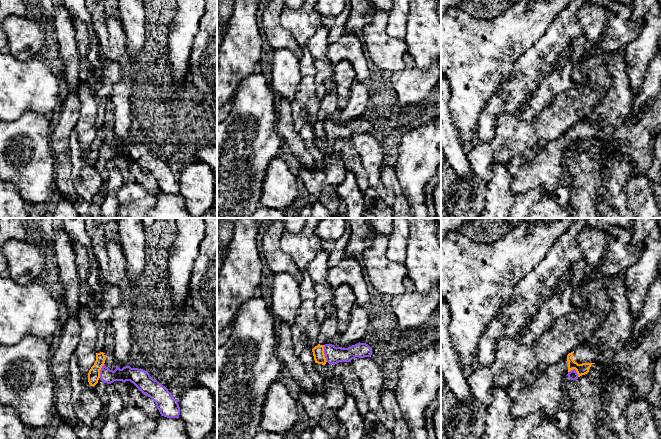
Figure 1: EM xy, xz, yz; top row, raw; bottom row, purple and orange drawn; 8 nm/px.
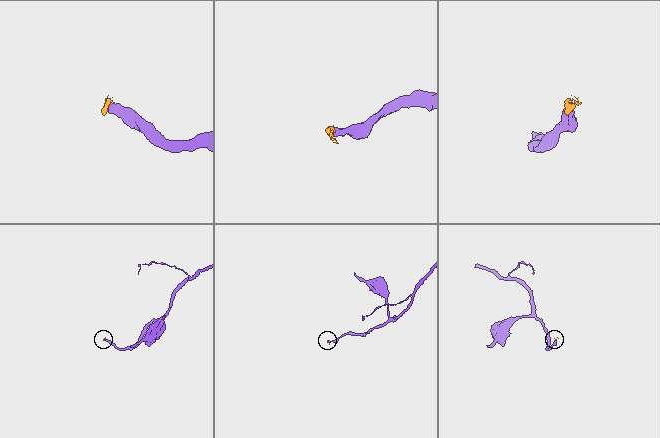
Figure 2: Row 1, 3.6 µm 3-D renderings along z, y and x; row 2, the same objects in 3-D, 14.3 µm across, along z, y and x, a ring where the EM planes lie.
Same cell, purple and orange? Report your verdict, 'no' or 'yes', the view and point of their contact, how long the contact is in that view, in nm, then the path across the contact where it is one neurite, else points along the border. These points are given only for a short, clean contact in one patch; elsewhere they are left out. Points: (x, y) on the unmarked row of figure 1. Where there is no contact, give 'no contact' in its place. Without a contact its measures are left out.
no | xz (324, 129) | 140 nm | along xz (323, 121), (323, 129), (327, 137)

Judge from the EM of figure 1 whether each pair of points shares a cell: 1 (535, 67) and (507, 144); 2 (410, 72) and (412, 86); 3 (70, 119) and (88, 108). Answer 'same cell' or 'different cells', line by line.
1: different cells
2: same cell
3: different cells

